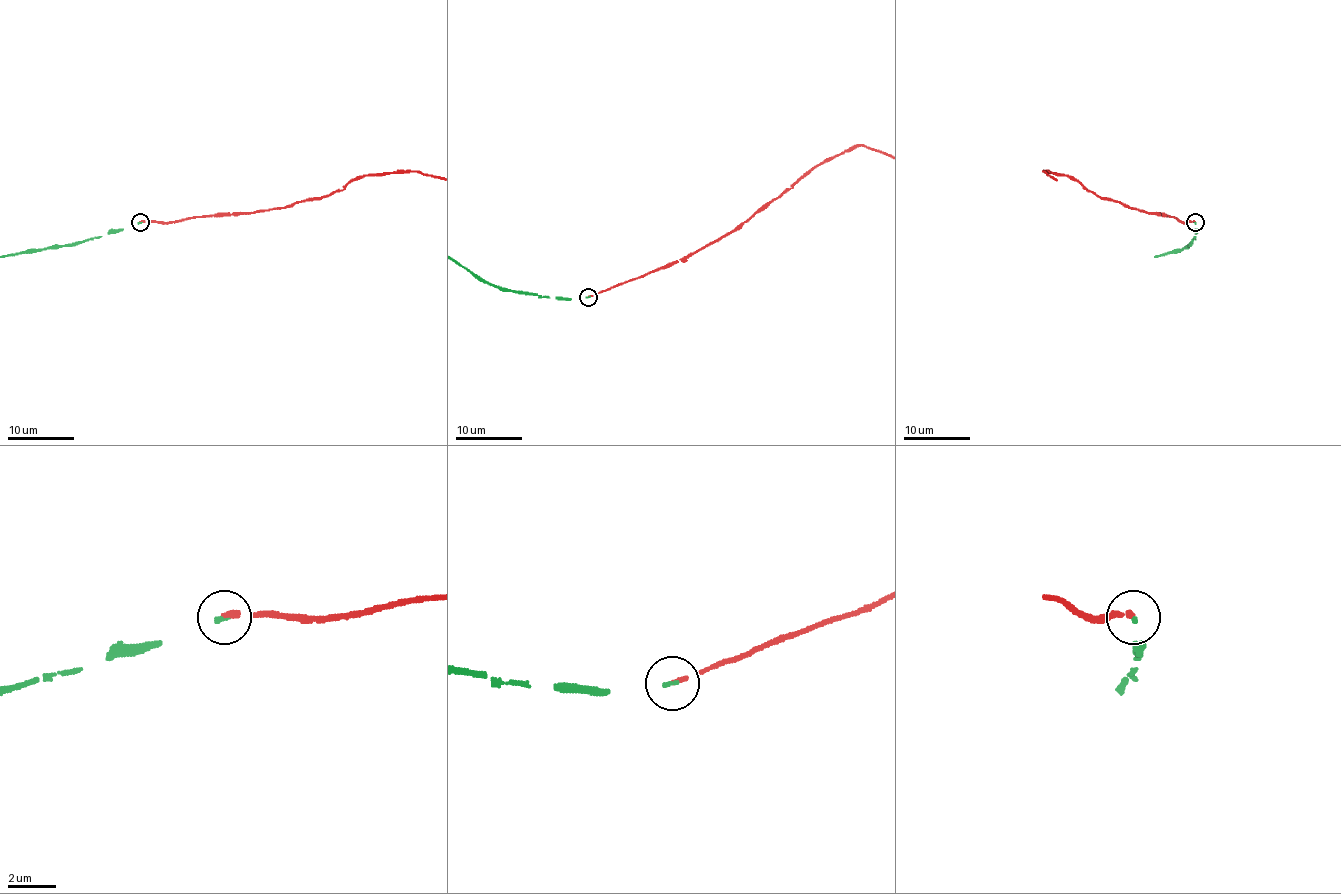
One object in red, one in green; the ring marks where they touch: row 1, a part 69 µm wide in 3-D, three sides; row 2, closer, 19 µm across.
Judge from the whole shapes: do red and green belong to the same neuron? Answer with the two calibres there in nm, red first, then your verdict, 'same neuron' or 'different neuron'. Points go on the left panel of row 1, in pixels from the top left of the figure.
calibres 200 and 140 nm; same neuron

